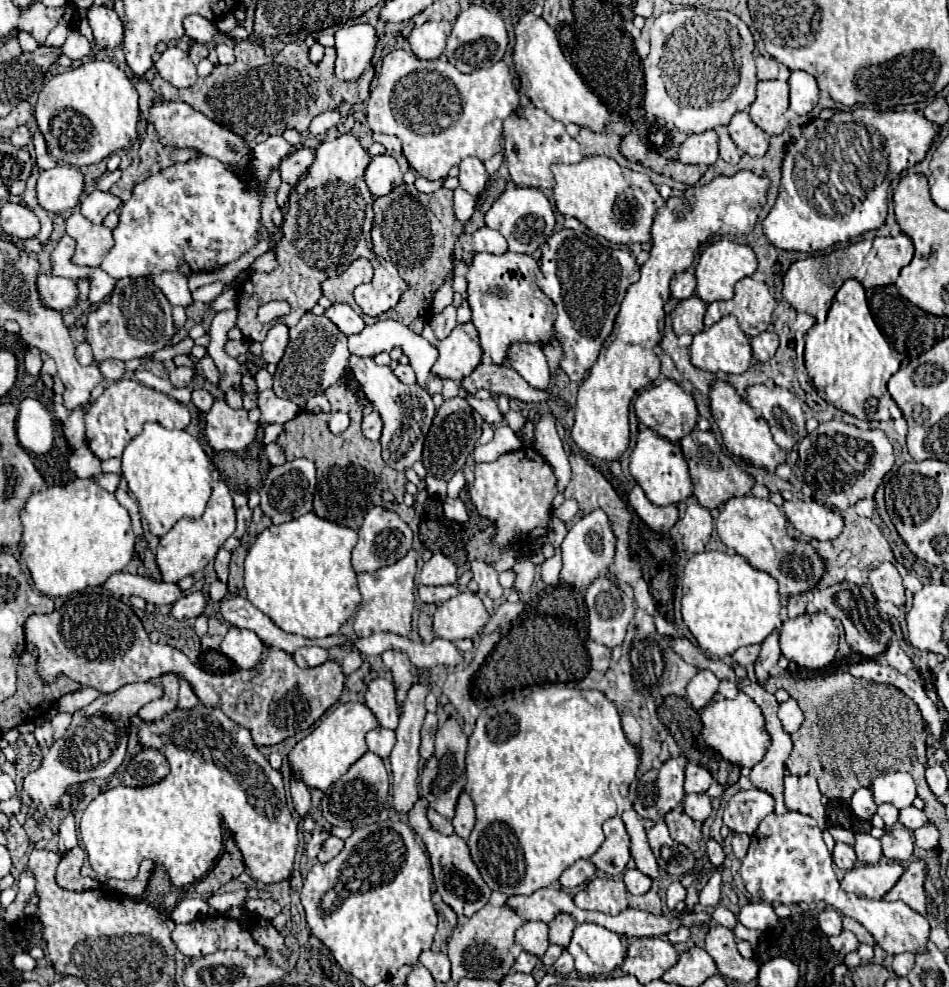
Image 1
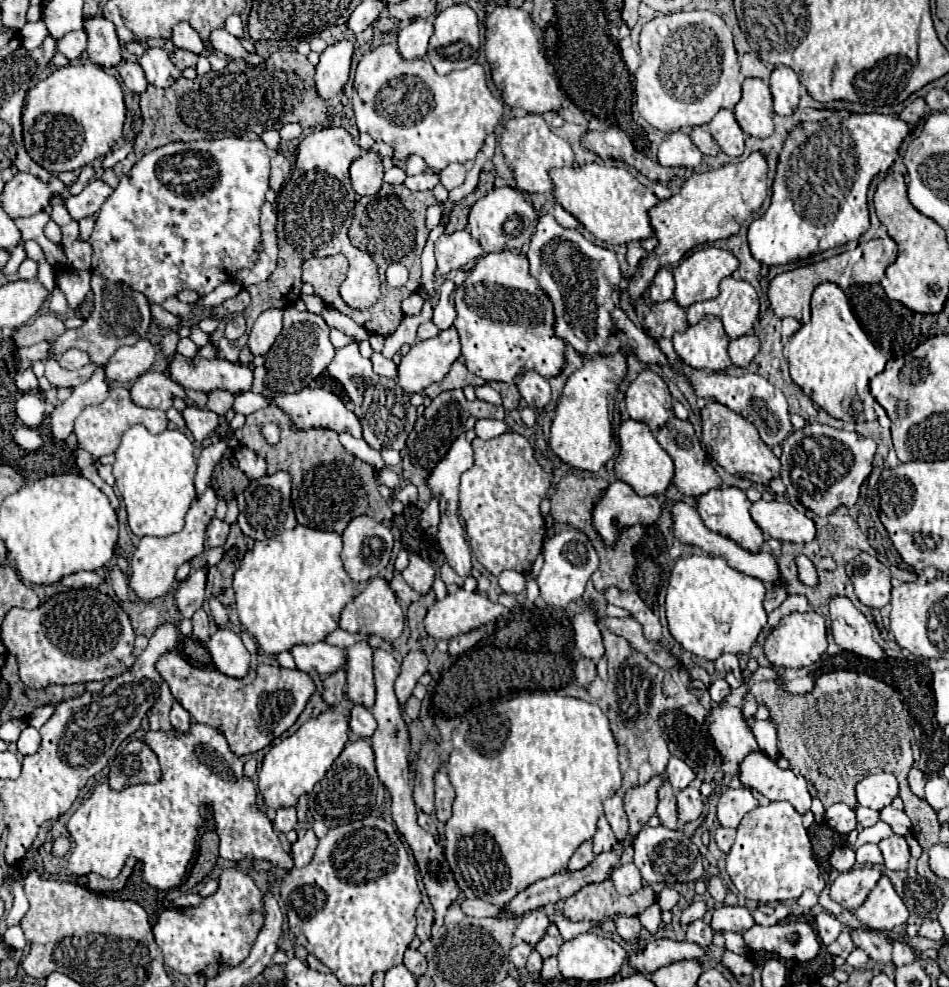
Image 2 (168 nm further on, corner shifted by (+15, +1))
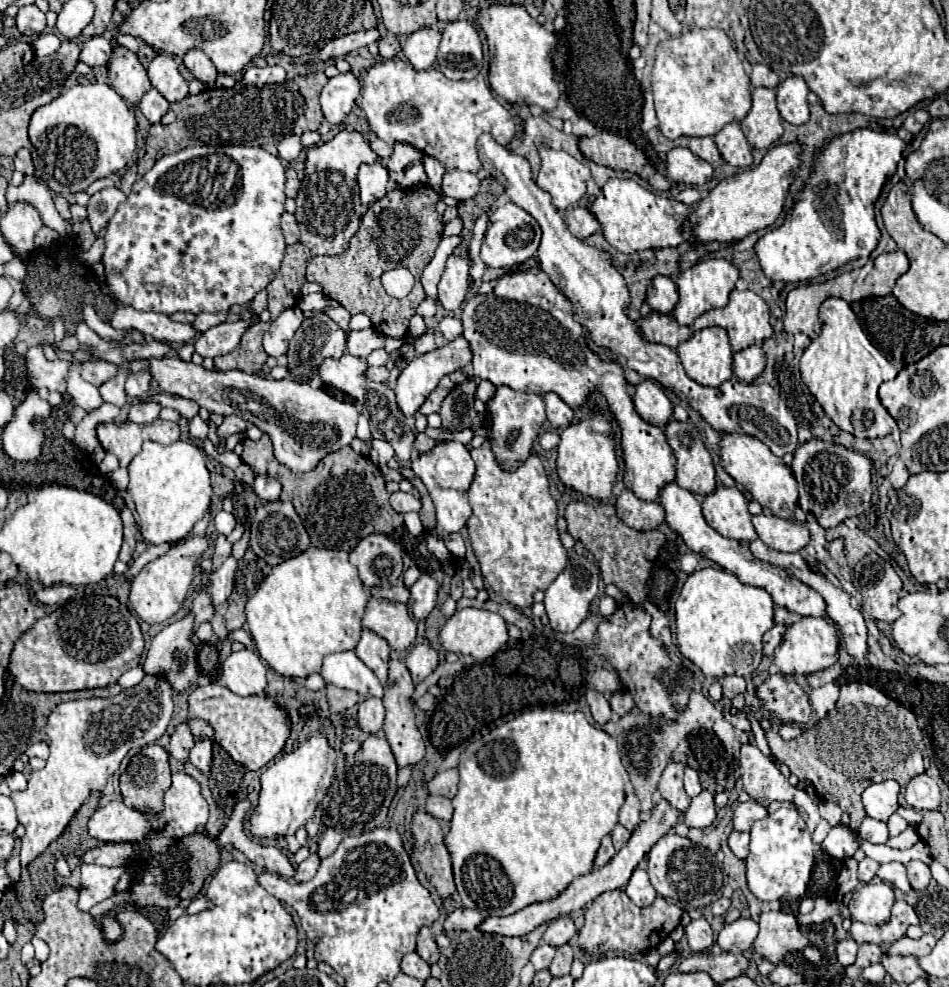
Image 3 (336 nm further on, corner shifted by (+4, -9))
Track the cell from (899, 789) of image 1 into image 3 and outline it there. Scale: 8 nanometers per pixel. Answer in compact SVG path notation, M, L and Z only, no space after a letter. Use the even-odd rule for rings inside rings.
M894 780L872 784L862 794L862 804L870 818L886 822L898 810L898 790L900 786Z

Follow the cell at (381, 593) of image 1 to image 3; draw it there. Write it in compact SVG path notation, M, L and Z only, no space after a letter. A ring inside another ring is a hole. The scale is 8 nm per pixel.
M386 598L368 600L362 624L364 628L380 634L394 652L408 650L416 638L416 622L410 616L408 606Z

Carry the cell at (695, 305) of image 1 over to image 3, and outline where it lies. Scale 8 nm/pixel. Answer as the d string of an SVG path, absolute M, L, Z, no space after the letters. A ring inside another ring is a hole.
M652 312L646 318L638 320L638 326L644 340L658 342L670 348L678 348L680 342L692 338L694 334L690 326L680 326L672 314L660 314L660 312Z

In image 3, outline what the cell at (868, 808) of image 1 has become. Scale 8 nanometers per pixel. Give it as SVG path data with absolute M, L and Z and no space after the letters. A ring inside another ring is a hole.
M844 824L834 826L828 832L828 836L824 838L824 842L820 844L820 848L824 852L828 852L832 858L838 858L838 860L854 856L854 852L858 850L858 846L860 846L858 834L850 826L844 826Z

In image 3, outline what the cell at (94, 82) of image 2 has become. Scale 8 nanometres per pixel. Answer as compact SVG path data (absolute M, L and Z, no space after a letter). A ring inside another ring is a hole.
M76 84L50 104L40 106L30 120L32 160L36 174L56 194L68 196L94 180L122 170L136 150L136 118L130 106L108 84Z

